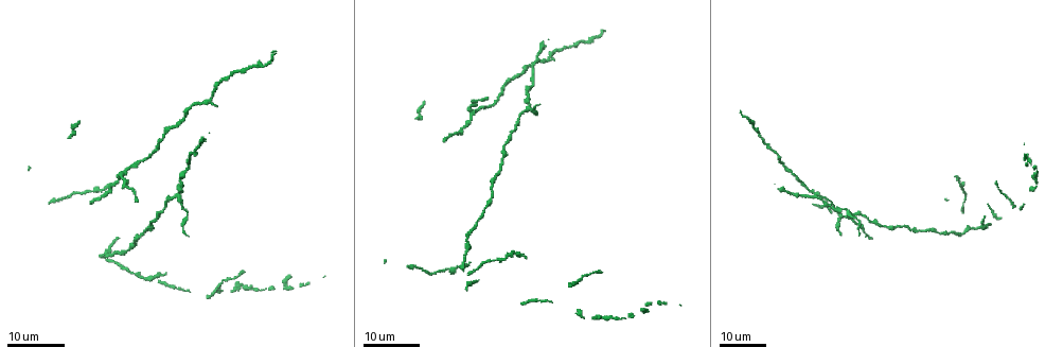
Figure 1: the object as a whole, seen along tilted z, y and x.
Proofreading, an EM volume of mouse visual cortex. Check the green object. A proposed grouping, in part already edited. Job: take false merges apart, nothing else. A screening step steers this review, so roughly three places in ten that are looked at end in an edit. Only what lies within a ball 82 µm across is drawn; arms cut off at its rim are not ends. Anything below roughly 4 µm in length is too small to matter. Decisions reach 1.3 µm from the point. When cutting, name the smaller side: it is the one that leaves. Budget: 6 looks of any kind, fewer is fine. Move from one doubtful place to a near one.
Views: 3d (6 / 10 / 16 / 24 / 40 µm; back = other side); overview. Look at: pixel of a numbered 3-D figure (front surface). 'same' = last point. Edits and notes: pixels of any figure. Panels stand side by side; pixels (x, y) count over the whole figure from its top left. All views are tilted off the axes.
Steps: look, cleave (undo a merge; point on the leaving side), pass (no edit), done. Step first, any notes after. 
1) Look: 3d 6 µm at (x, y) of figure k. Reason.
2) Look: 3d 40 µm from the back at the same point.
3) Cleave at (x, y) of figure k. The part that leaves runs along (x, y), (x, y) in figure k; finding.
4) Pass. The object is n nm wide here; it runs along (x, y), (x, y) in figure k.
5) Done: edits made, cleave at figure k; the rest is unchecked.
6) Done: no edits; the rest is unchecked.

Look: 3d 16 µm at (502, 146) of figure 1. Thin neck.

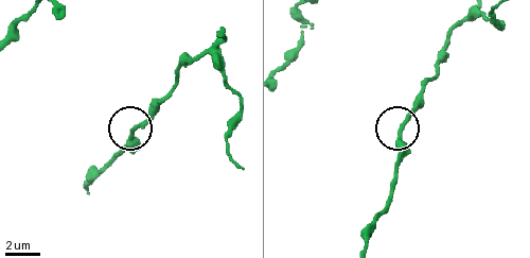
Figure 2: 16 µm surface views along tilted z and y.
Look: 3d 10 µm at (133, 127) of figure 2.

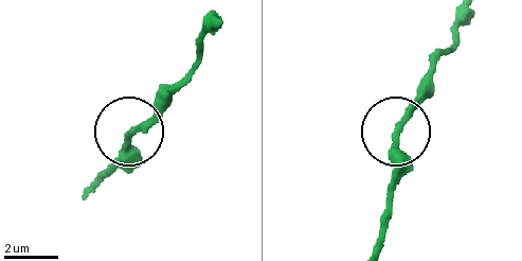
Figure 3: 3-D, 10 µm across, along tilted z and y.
Pass. It runs along (374, 247), (393, 180), (393, 132), (425, 86) in figure 3; all the same cell.

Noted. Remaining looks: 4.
Look: 3d 24 µm at (477, 109) of figure 1. A narrow waist.

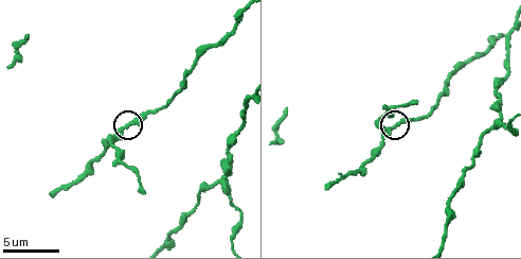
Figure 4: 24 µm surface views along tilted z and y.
Look: 3d 10 µm at (392, 126) of figure 4. Closer look.

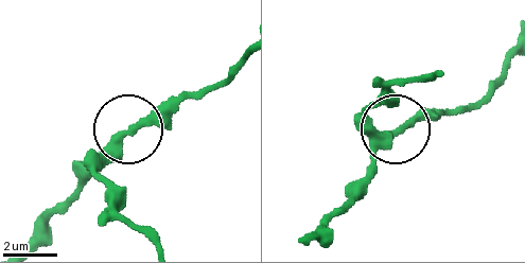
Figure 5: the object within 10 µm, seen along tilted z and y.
Pass. Continuous, no second cell.

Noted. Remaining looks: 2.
Look: 3d 16 µm at (227, 178) of figure 4. Three-way junction.

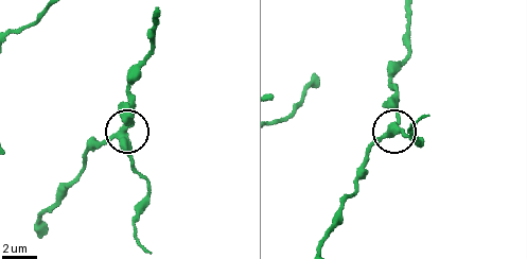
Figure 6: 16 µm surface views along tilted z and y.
Pass. The side arm is 8 µm long; it runs along (37, 222), (80, 170), (91, 144), (123, 136), (135, 169) in figure 6; continuous, no second cell.

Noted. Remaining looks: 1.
Done: no edits; the rest is unchecked.

